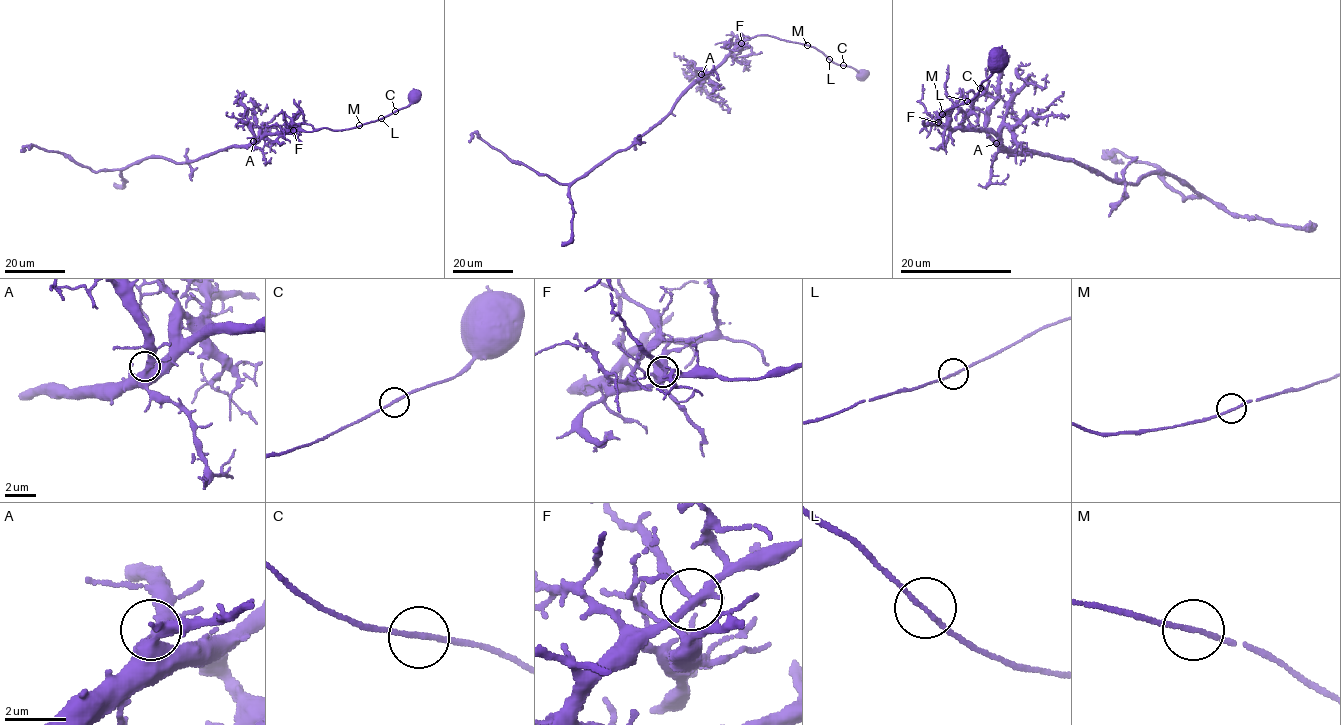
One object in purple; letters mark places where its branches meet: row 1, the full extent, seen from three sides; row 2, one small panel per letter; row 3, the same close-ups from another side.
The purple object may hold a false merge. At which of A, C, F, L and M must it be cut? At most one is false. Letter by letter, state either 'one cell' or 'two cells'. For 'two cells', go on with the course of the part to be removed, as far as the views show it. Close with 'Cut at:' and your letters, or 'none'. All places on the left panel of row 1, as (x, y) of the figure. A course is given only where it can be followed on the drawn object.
A: one cell
C: one cell
F: one cell
L: one cell
M: one cell
Cut at: none

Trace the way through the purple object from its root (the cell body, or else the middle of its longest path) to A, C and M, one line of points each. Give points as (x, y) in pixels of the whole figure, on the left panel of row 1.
A: (412, 96), (406, 107), (356, 127), (265, 134), (253, 141)
C: (412, 96), (406, 107), (395, 111)
M: (412, 96), (406, 107), (360, 125)

